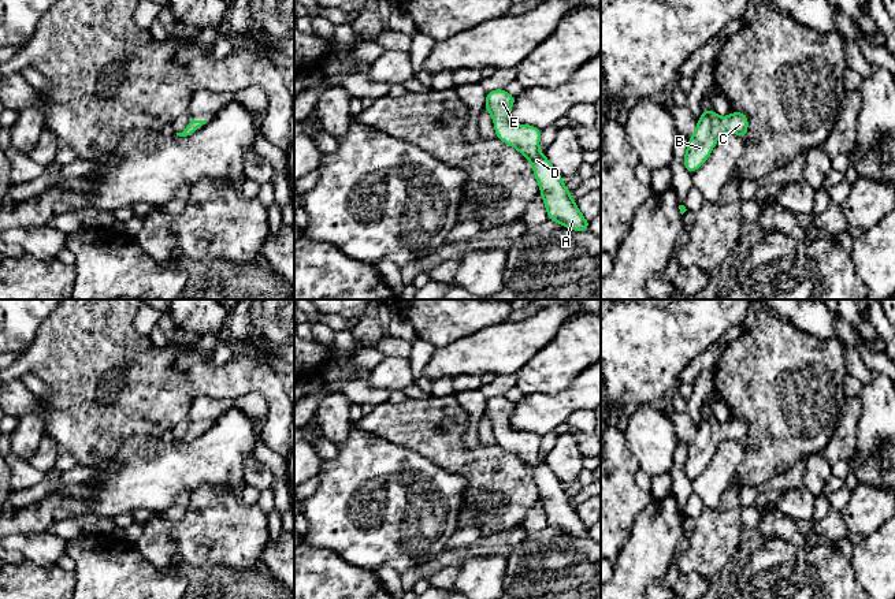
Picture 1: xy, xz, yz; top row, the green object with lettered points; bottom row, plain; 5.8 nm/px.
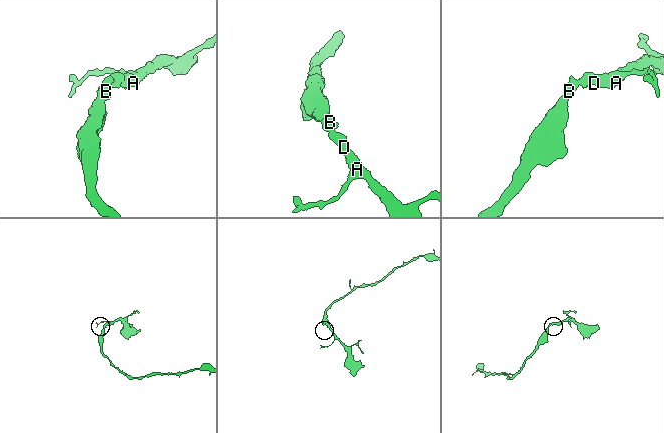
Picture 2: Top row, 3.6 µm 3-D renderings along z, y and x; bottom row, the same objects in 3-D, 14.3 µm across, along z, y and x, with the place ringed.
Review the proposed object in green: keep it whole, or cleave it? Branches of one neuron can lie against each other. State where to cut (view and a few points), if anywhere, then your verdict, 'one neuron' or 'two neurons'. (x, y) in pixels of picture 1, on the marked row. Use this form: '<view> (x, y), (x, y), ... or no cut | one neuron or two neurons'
no cut | one neuron

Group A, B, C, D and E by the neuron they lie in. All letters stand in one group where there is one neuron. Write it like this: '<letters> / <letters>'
A B C D E

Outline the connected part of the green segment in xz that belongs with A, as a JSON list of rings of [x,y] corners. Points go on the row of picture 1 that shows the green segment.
[[[505,89],[487,92],[484,109],[494,119],[495,137],[516,148],[532,164],[549,219],[568,230],[588,231],[590,222],[583,217],[576,201],[571,198],[562,176],[539,150],[542,130],[531,124],[516,124],[506,118],[515,100],[516,97]]]

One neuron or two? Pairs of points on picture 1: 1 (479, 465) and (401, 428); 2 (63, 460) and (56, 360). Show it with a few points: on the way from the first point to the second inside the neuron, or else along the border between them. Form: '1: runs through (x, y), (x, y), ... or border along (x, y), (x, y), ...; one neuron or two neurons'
1: runs through (460, 460), (445, 447), (433, 443), (420, 431); one neuron
2: border along (69, 451), (75, 462); two neurons

